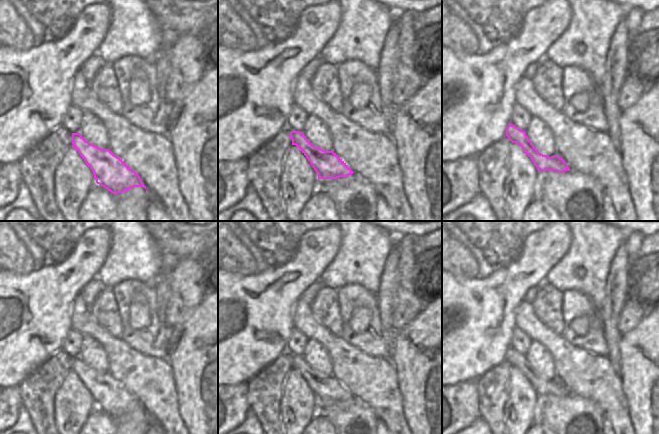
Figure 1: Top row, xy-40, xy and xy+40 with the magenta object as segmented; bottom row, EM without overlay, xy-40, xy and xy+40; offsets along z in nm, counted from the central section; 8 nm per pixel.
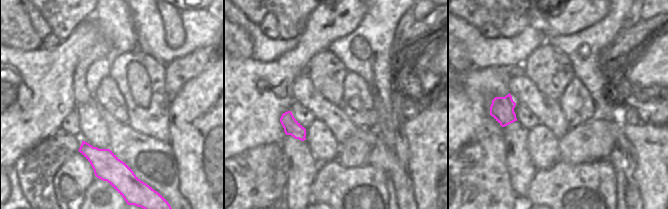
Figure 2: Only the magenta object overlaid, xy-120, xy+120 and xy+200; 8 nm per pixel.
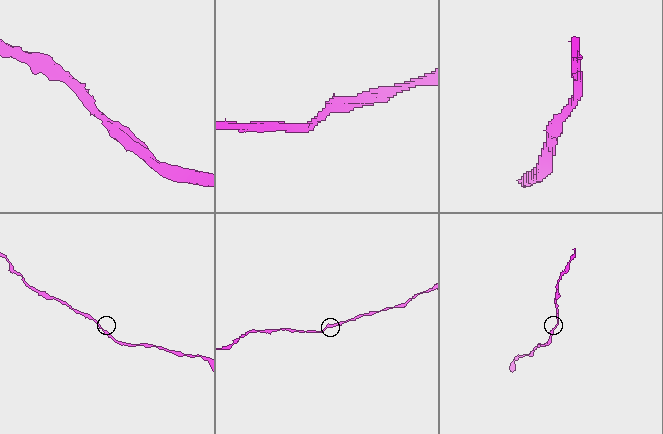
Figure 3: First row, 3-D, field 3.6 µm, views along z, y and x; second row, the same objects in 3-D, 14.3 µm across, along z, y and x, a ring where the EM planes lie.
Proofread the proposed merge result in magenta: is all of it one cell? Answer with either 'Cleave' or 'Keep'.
Keep

